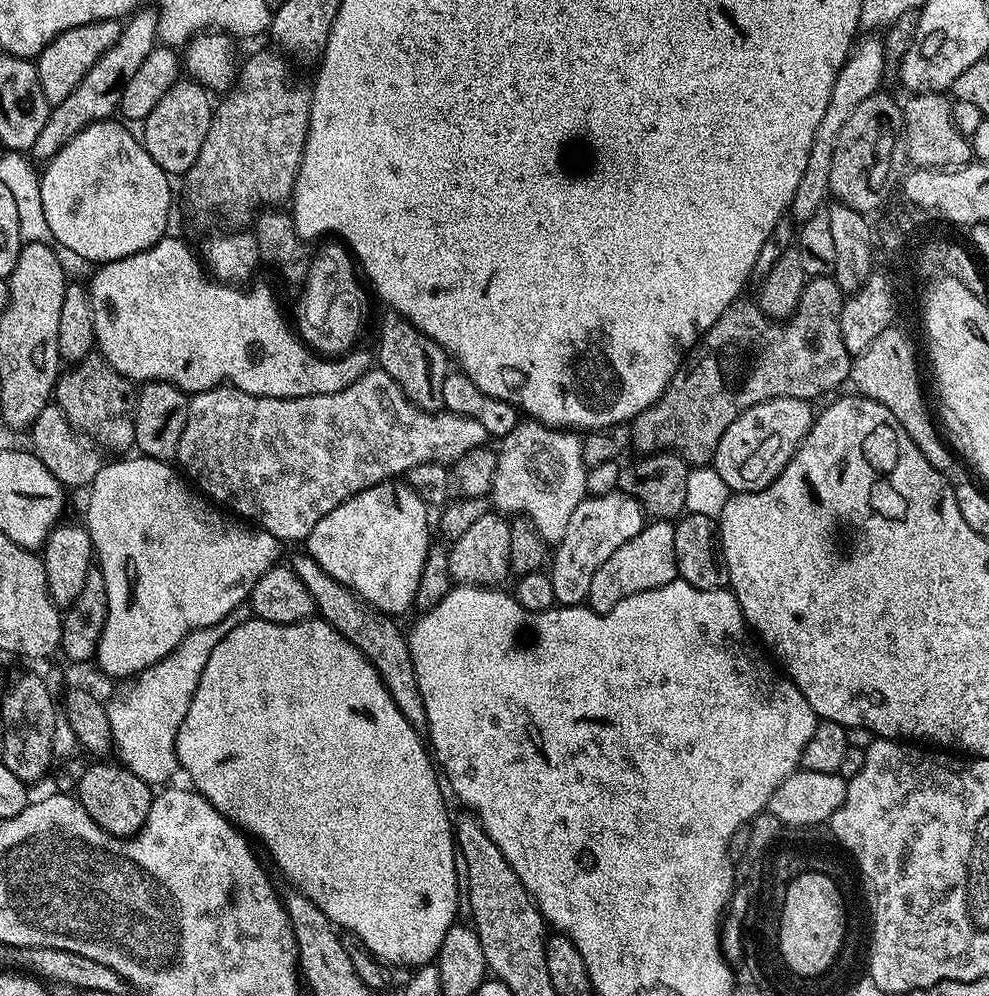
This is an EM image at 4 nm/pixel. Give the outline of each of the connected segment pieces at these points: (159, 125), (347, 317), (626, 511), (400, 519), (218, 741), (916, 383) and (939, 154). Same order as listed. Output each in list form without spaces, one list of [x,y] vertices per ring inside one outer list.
[[[181,78],[174,86],[170,86],[170,90],[166,90],[166,94],[162,94],[158,106],[154,106],[154,110],[150,110],[148,117],[143,120],[142,143],[146,154],[150,154],[150,158],[154,158],[154,162],[158,162],[158,166],[162,166],[162,170],[167,172],[169,177],[183,177],[190,170],[190,166],[194,166],[194,162],[198,158],[198,150],[202,150],[202,142],[206,142],[206,134],[212,125],[214,100],[211,98],[213,99],[209,89],[204,85],[196,83],[191,78]]]
[[[335,243],[322,247],[309,261],[296,325],[301,339],[324,356],[338,356],[349,351],[355,345],[353,343],[368,314],[368,300],[356,276],[355,261],[341,243]]]
[[[617,490],[584,499],[578,510],[570,514],[570,522],[566,522],[566,534],[562,534],[560,543],[555,545],[550,556],[550,575],[554,582],[556,604],[565,608],[583,605],[590,594],[590,581],[594,579],[598,566],[602,566],[602,562],[606,562],[606,558],[610,558],[618,546],[626,546],[634,534],[641,532],[645,523],[644,508],[626,492]]]
[[[407,482],[375,484],[358,494],[354,494],[349,500],[342,502],[342,506],[334,506],[334,510],[330,510],[330,514],[326,514],[318,522],[318,526],[314,526],[314,530],[310,530],[306,541],[307,555],[312,556],[314,562],[318,562],[318,566],[322,566],[322,570],[326,570],[326,574],[330,574],[330,578],[342,582],[342,586],[346,586],[351,592],[357,592],[367,604],[374,606],[379,612],[388,613],[393,618],[399,617],[399,612],[406,611],[408,607],[411,609],[416,603],[418,578],[422,578],[422,562],[426,562],[426,554],[430,547],[430,539],[428,540],[428,512],[430,512],[429,505],[425,504],[422,497]]]
[[[253,618],[242,622],[242,626],[234,626],[234,630],[230,630],[230,634],[226,634],[226,638],[222,638],[222,642],[218,642],[218,646],[214,646],[209,660],[206,661],[206,670],[202,670],[198,690],[194,690],[190,710],[186,710],[186,718],[176,735],[176,758],[182,772],[185,772],[192,779],[190,781],[191,787],[206,797],[215,806],[216,811],[232,821],[240,832],[247,834],[253,841],[255,839],[260,840],[261,846],[272,855],[273,862],[280,867],[281,874],[292,883],[291,887],[295,891],[301,892],[306,898],[310,898],[310,902],[314,902],[314,906],[318,906],[318,910],[322,910],[322,914],[326,914],[326,918],[330,918],[330,922],[336,925],[337,929],[350,930],[351,935],[365,941],[371,952],[375,948],[384,948],[384,944],[408,944],[408,924],[416,924],[416,916],[420,916],[420,912],[456,912],[452,908],[452,900],[444,900],[444,896],[452,896],[452,892],[462,892],[462,890],[458,886],[458,878],[456,877],[458,849],[454,839],[454,820],[452,816],[451,818],[448,817],[448,808],[444,805],[443,794],[440,793],[442,780],[438,775],[437,765],[434,763],[421,733],[414,726],[410,726],[410,722],[404,717],[402,710],[398,710],[398,706],[394,706],[394,698],[390,698],[378,670],[374,670],[372,663],[352,643],[346,638],[342,638],[342,634],[338,634],[338,630],[334,630],[334,626],[330,626],[326,621],[313,618],[297,624],[275,624]]]
[[[899,326],[882,330],[865,352],[859,353],[852,361],[850,384],[853,384],[859,395],[870,398],[874,402],[882,402],[898,422],[902,422],[902,430],[910,434],[914,446],[922,450],[922,458],[930,462],[939,472],[951,473],[952,452],[944,445],[932,416],[928,413],[928,404],[924,401],[924,392],[920,389],[920,368],[916,365],[916,348],[912,340]]]
[[[918,92],[903,101],[904,129],[906,130],[906,150],[908,160],[918,168],[960,168],[973,159],[972,142],[969,137],[960,133],[954,122],[952,113],[952,100],[944,92]]]

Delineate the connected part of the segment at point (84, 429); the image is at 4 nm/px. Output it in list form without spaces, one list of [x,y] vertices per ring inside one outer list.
[[[99,354],[88,356],[85,360],[77,360],[69,368],[72,369],[69,372],[67,369],[56,381],[55,403],[59,404],[60,409],[68,415],[68,421],[75,426],[77,432],[87,437],[93,444],[101,449],[109,448],[110,451],[116,452],[112,454],[127,453],[136,443],[134,418],[136,417],[137,389],[134,387],[133,381],[124,379],[124,376],[118,374],[118,370],[114,370],[114,366],[107,364],[103,356]]]

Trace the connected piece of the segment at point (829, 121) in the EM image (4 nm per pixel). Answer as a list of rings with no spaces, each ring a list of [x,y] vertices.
[[[868,34],[857,39],[849,52],[838,78],[834,82],[834,90],[830,90],[830,106],[826,106],[826,114],[822,114],[822,122],[818,122],[818,130],[814,134],[814,142],[810,146],[810,158],[806,161],[806,170],[802,170],[802,182],[798,182],[798,190],[790,205],[790,216],[793,221],[809,220],[815,212],[821,211],[829,199],[828,182],[830,180],[830,162],[834,162],[834,146],[842,134],[842,126],[846,126],[846,118],[854,114],[858,102],[866,102],[875,92],[881,91],[884,80],[884,64],[886,65],[883,39]]]

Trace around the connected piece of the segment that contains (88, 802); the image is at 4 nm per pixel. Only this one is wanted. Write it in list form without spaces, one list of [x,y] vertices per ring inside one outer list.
[[[92,762],[88,769],[81,774],[80,780],[75,781],[74,795],[80,804],[98,822],[102,830],[106,830],[111,836],[127,838],[136,835],[140,827],[146,822],[146,814],[150,814],[153,785],[142,782],[142,778],[135,776],[130,769],[119,763],[104,764],[108,762]]]

